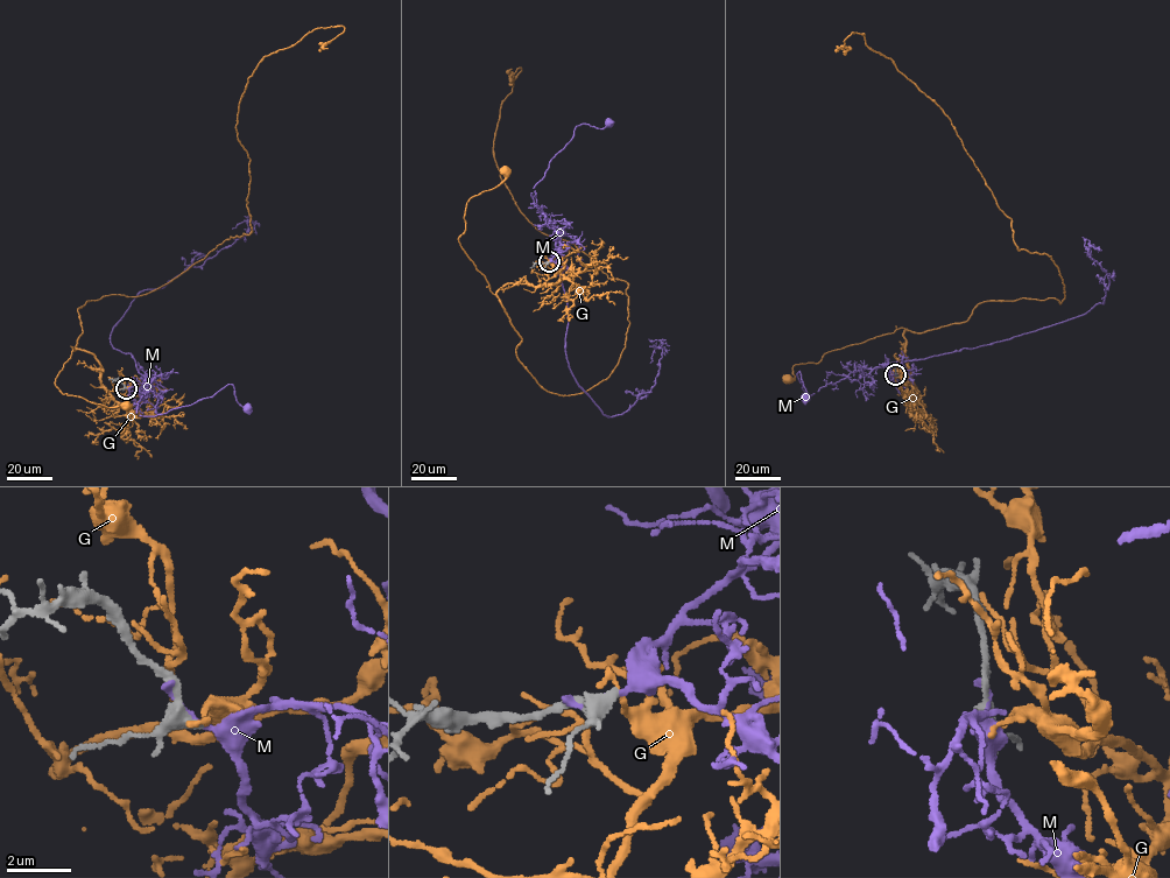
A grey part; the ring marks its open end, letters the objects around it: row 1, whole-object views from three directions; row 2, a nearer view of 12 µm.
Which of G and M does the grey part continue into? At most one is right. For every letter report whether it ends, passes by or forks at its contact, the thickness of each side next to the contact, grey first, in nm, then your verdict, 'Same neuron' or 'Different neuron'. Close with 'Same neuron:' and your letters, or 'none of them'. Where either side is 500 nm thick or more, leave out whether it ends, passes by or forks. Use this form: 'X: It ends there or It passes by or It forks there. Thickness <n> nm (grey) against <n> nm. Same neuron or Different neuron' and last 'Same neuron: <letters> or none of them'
G: It ends there. Thickness 280 nm (grey) against 190 nm. Different neuron
M: It ends there. Thickness 320 nm (grey) against 190 nm. Different neuron
Same neuron: none of them

